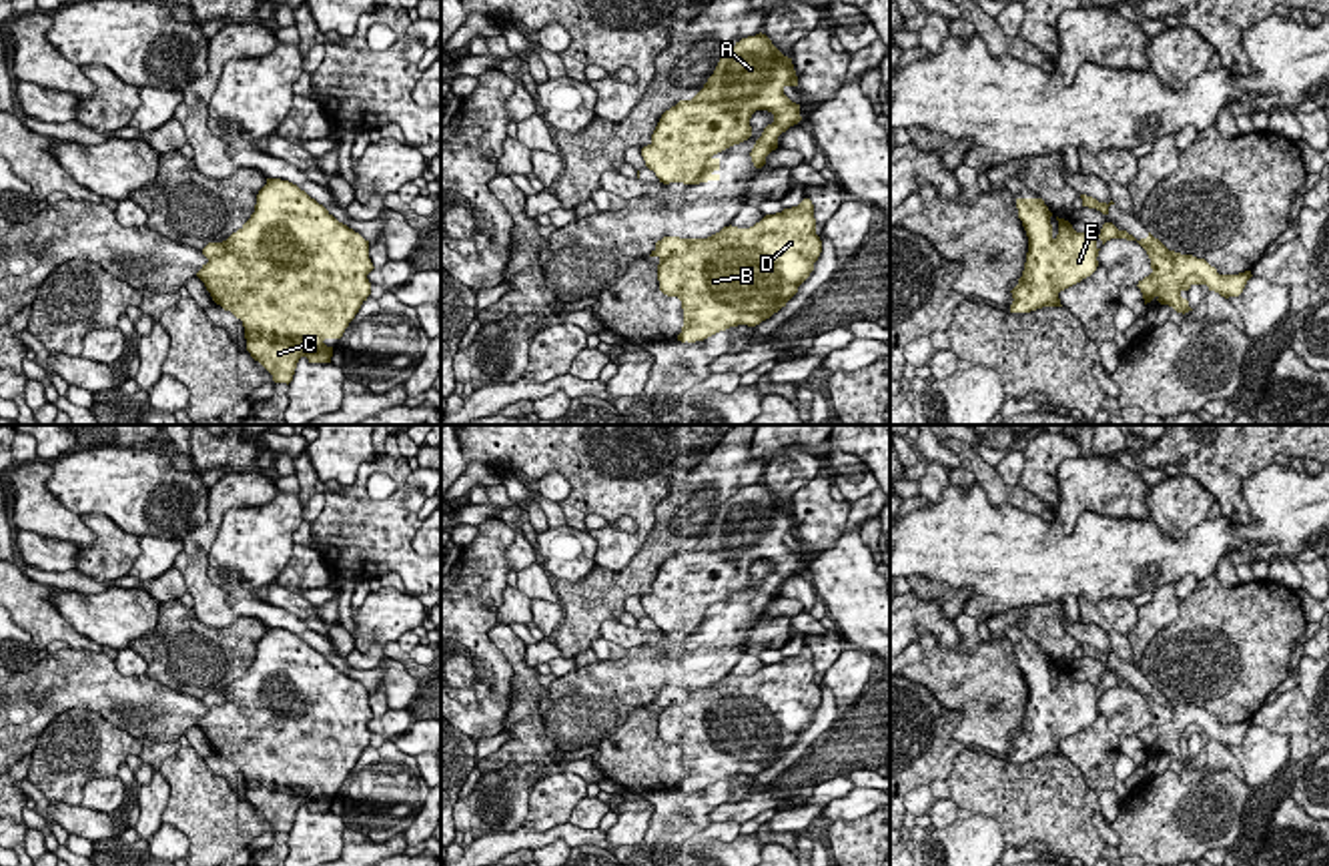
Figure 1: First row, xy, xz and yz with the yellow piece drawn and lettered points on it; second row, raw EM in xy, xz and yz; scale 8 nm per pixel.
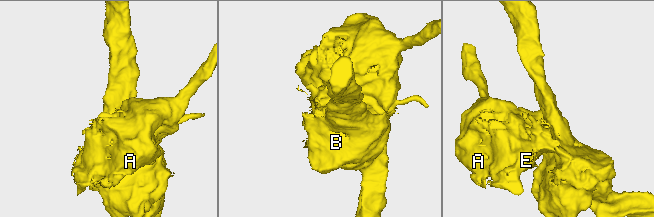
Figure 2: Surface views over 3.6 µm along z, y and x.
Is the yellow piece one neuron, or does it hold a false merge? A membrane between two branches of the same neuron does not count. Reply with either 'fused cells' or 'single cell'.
fused cells

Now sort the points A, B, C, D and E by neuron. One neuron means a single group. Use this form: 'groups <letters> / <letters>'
groups A E / B C D

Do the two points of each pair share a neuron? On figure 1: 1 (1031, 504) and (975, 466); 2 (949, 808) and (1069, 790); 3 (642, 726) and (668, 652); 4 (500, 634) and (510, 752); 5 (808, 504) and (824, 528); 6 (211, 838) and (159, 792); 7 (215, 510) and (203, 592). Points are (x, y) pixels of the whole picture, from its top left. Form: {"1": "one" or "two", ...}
{"1": "one", "2": "two", "3": "two", "4": "one", "5": "one", "6": "two", "7": "one"}

